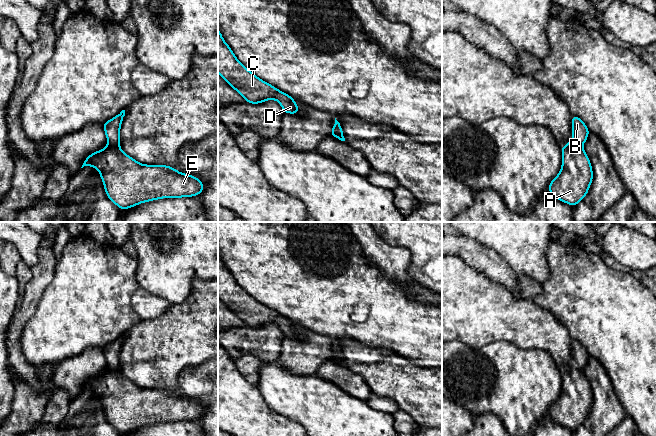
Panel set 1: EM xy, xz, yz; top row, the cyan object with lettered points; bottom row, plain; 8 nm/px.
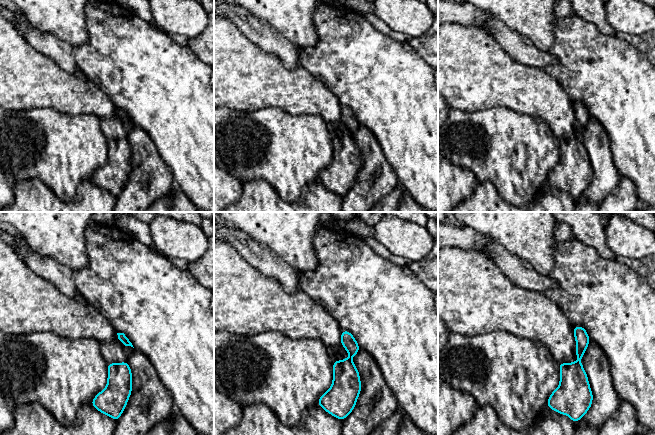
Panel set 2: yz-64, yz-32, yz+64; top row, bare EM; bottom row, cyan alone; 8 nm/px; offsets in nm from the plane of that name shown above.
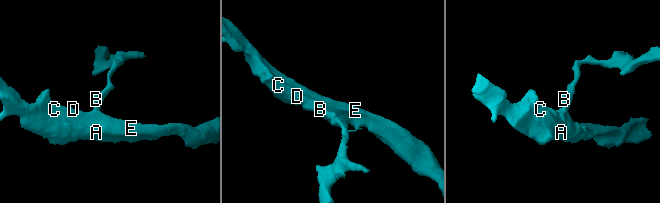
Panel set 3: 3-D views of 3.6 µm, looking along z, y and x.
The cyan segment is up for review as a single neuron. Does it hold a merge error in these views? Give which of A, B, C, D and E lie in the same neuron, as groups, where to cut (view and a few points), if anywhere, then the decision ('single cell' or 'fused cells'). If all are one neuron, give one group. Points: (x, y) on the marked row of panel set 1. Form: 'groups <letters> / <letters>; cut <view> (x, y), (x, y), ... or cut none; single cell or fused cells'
groups A C D E / B; cut xy (108, 143), (118, 145); fused cells

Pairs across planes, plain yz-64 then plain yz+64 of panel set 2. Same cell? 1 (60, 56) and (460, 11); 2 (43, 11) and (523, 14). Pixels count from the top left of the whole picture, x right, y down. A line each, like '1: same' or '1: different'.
1: same
2: same

